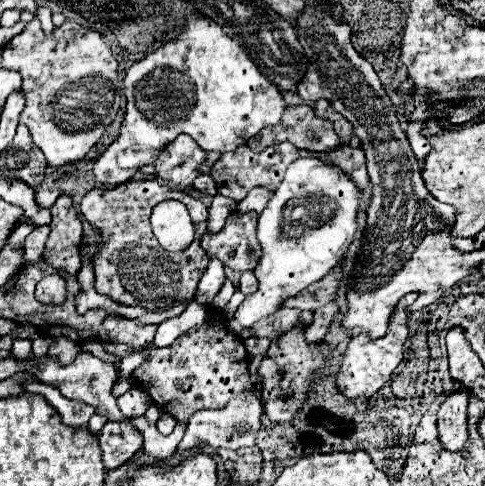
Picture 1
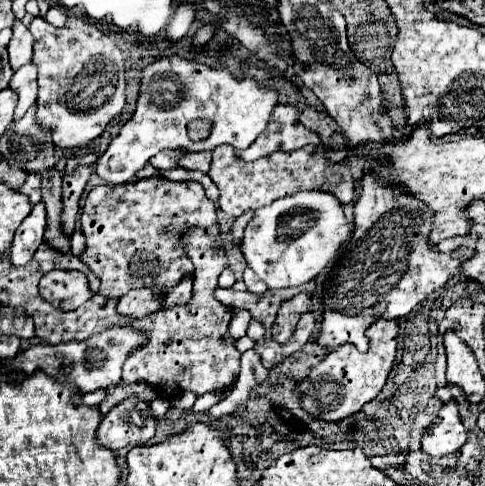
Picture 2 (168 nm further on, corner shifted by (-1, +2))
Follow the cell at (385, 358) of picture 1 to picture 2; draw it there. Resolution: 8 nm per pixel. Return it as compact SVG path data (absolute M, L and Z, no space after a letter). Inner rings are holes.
M377 320L367 332L369 350L365 354L357 352L357 348L351 344L343 344L331 350L331 354L327 354L325 360L311 368L309 376L299 384L301 408L311 418L325 422L339 422L347 416L357 414L363 404L373 400L387 382L397 352L397 332L399 326L395 320Z

